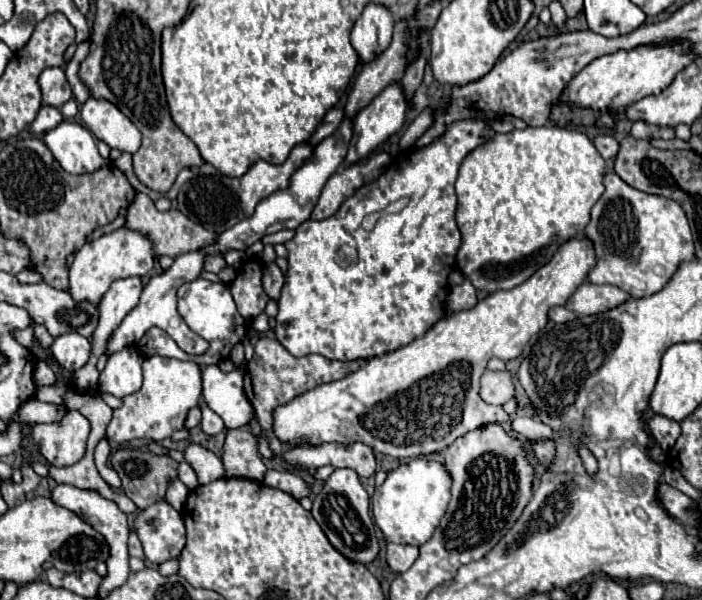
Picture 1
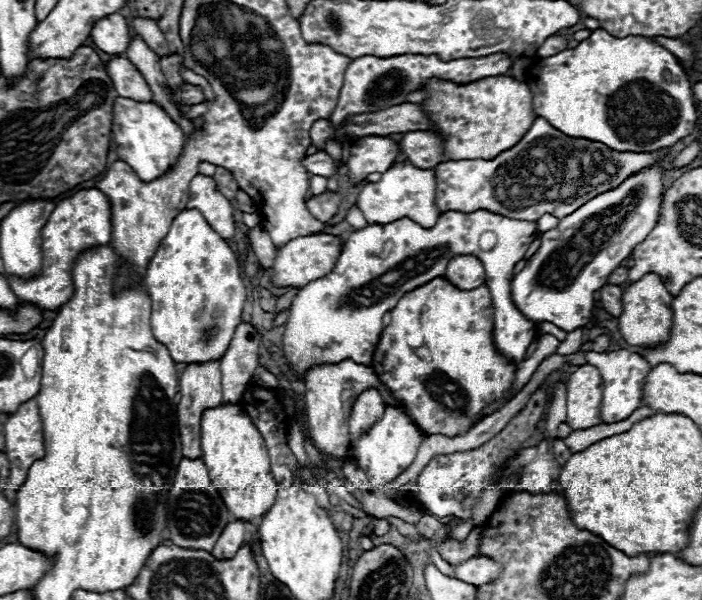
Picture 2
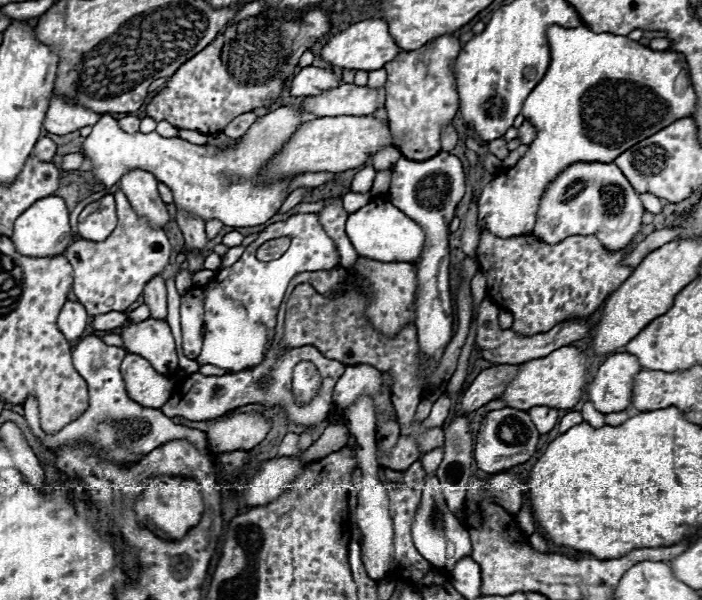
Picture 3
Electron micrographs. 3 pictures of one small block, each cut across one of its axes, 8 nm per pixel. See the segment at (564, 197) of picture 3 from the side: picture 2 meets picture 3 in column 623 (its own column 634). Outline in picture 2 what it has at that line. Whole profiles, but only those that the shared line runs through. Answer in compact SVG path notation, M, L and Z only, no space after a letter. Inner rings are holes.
M652 164L650 168L642 168L642 172L628 176L618 188L612 188L610 192L602 192L602 196L588 200L570 216L564 216L554 230L542 234L538 252L526 262L522 272L512 278L512 300L528 320L532 320L534 324L550 322L564 332L572 332L590 322L594 308L594 292L606 284L608 276L632 254L632 250L650 234L650 230L658 222L664 200L664 170L664 164Z

